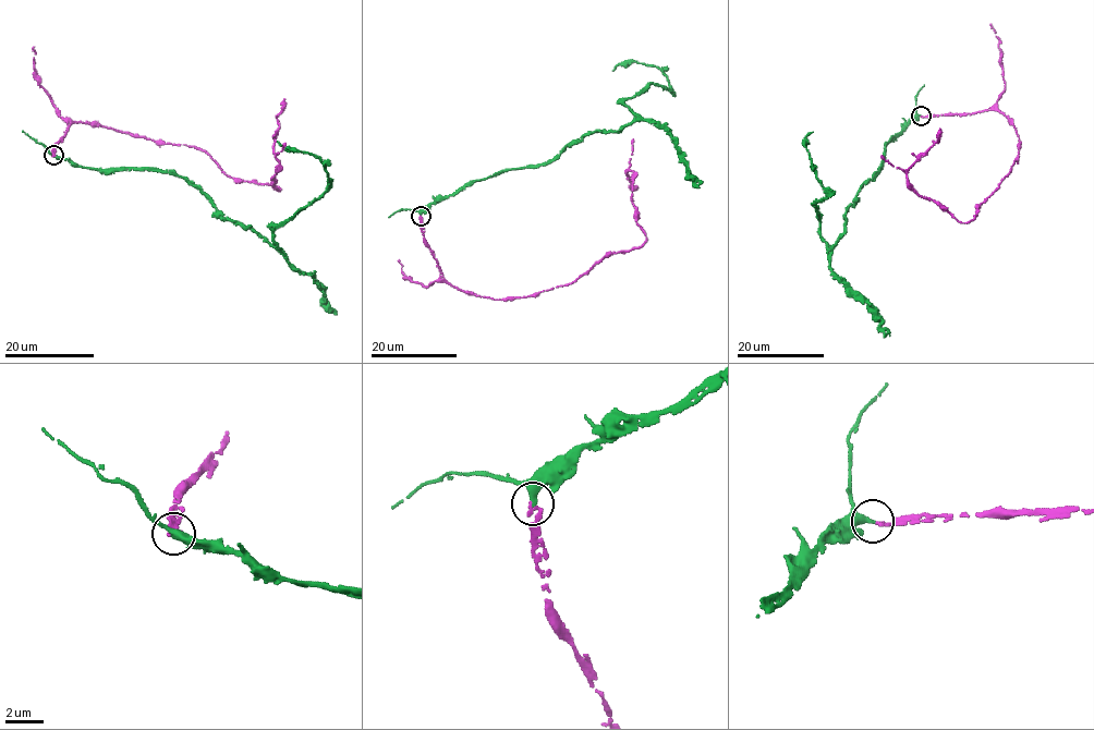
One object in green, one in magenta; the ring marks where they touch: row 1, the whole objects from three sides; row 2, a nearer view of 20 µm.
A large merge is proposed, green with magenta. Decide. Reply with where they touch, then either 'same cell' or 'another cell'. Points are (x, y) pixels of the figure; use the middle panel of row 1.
at (421, 216); same cell

